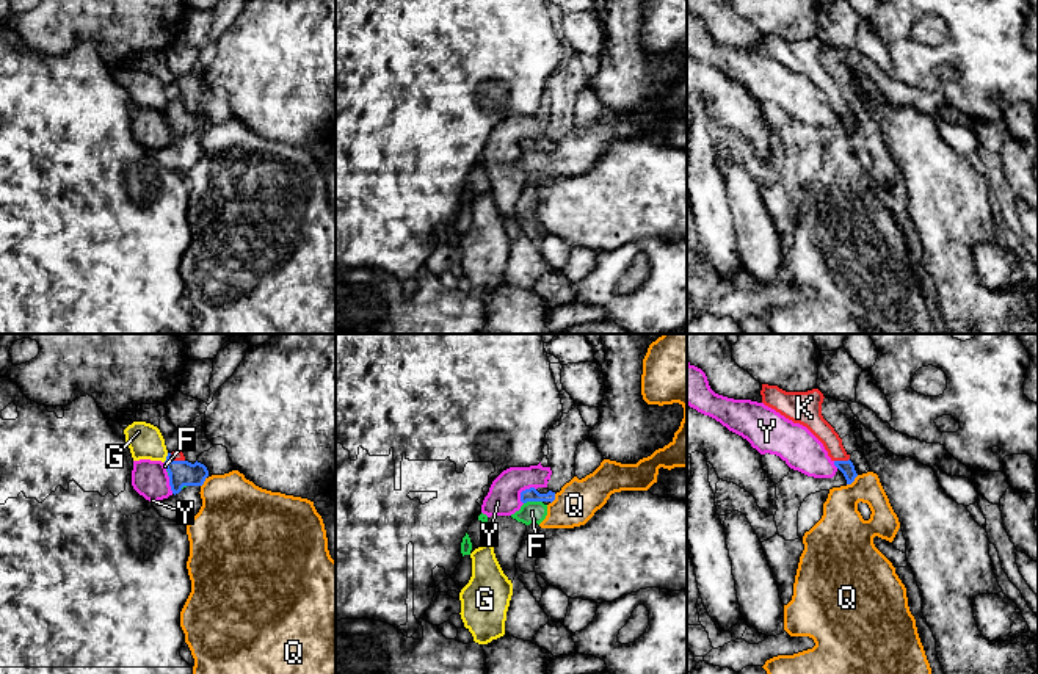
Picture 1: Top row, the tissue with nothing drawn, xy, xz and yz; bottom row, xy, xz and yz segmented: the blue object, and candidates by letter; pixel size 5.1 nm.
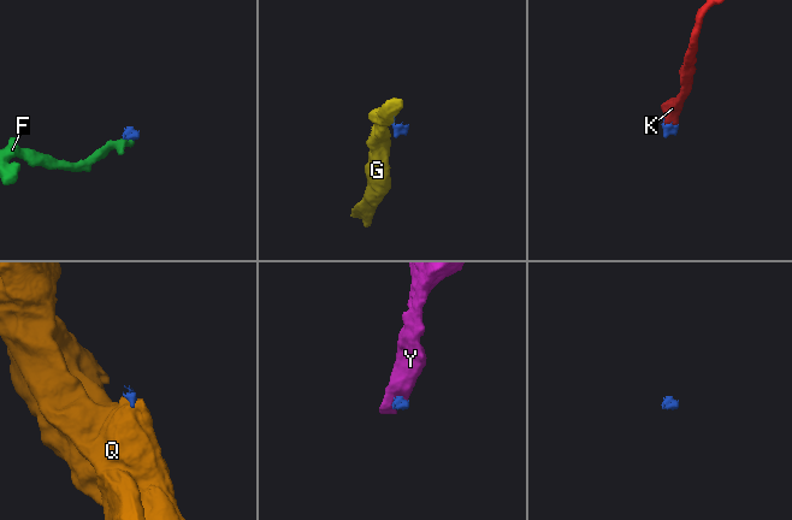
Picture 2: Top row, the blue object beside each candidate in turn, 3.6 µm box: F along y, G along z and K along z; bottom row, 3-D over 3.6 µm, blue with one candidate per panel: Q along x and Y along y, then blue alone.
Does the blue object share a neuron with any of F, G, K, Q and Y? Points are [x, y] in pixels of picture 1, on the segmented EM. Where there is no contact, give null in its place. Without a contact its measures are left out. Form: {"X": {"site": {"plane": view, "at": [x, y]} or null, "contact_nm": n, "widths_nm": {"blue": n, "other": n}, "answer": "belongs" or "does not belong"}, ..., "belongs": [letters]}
{"F": {"site": {"plane": "xz", "at": [532, 500]}, "contact_nm": 100, "widths_nm": {"blue": 70, "other": 110}, "answer": "does not belong"}, "G": {"site": {"plane": "xy", "at": [166, 458]}, "contact_nm": 50, "widths_nm": {"blue": 130, "other": 180}, "answer": "does not belong"}, "K": {"site": {"plane": "yz", "at": [841, 461]}, "contact_nm": 80, "widths_nm": {"blue": 70, "other": 100}, "answer": "belongs"}, "Q": {"site": {"plane": "yz", "at": [852, 481]}, "contact_nm": 80, "widths_nm": {"blue": 70, "other": 240}, "answer": "does not belong"}, "Y": {"site": {"plane": "xz", "at": [526, 489]}, "contact_nm": 110, "widths_nm": {"blue": 70, "other": 180}, "answer": "does not belong"}, "belongs": ["K"]}

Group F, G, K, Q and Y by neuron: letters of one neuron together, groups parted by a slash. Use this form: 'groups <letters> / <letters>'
groups F Q / G / K / Y

